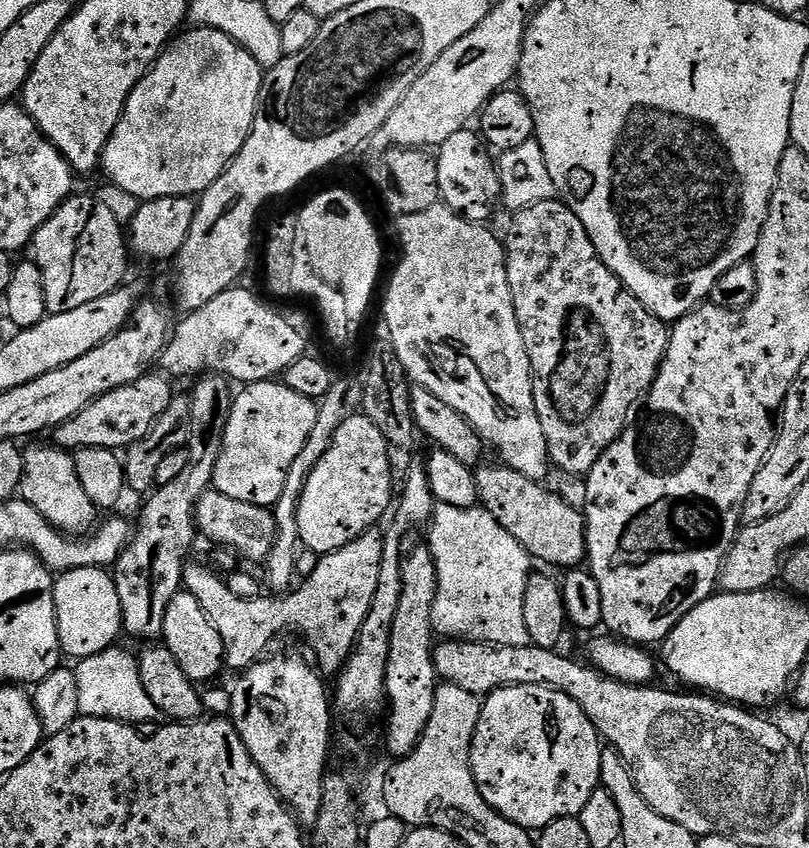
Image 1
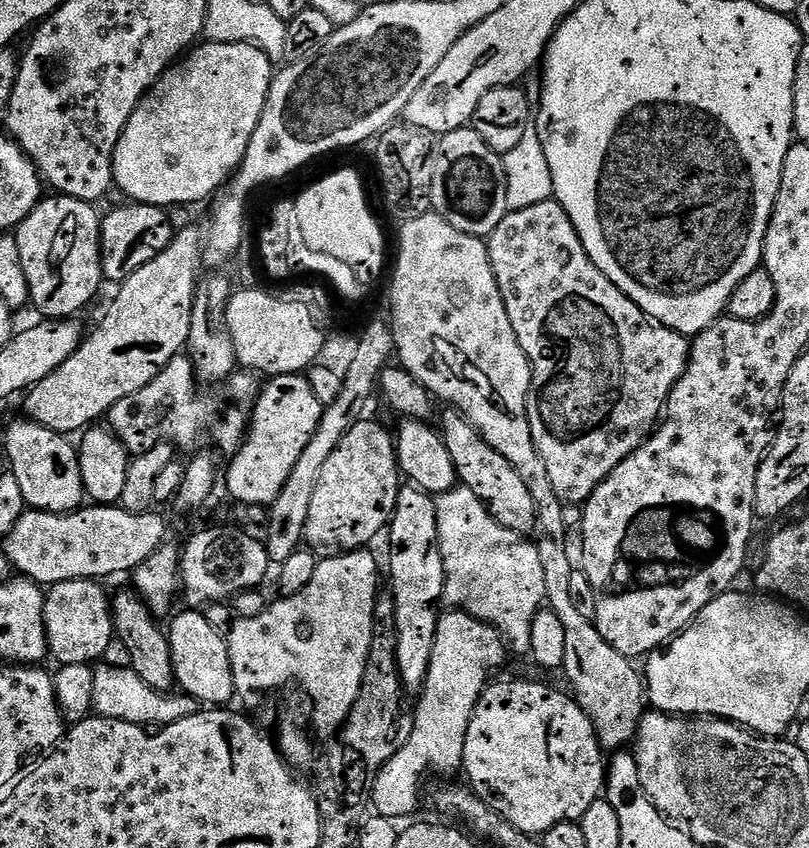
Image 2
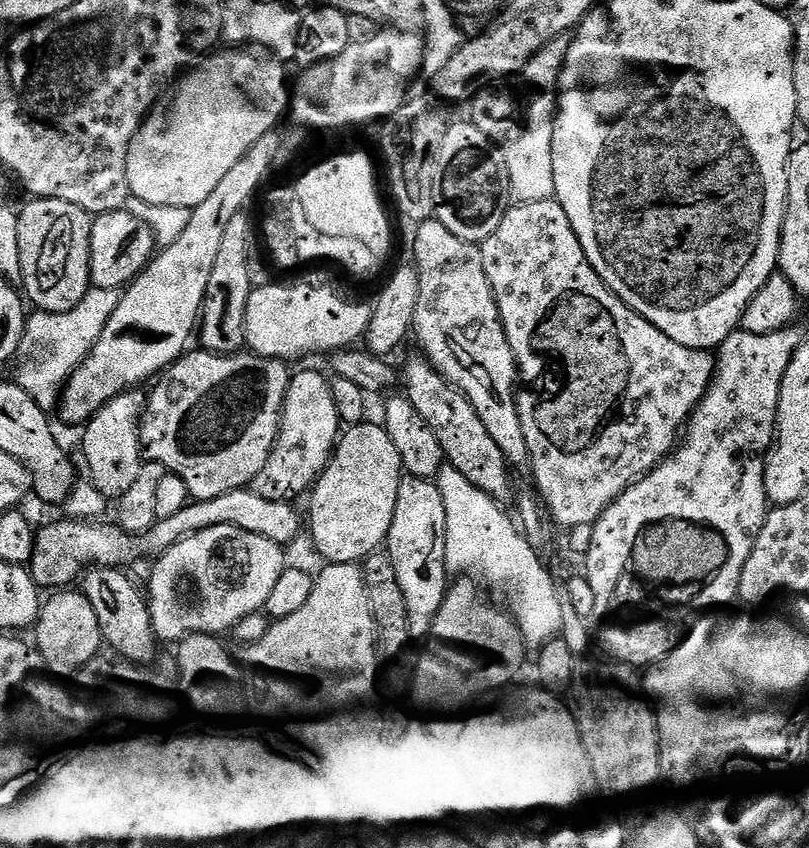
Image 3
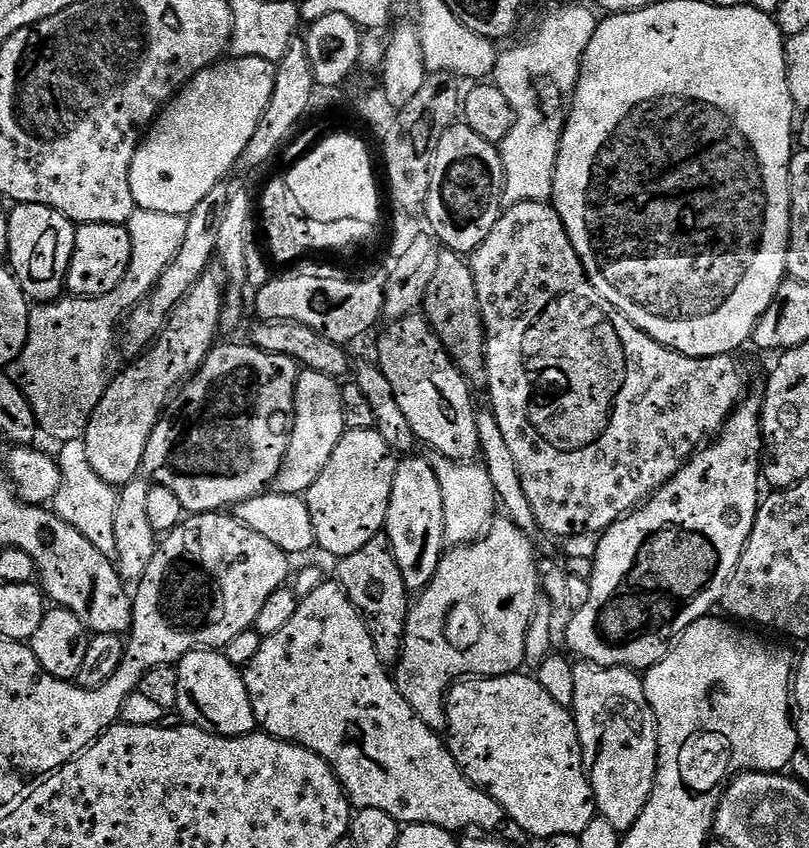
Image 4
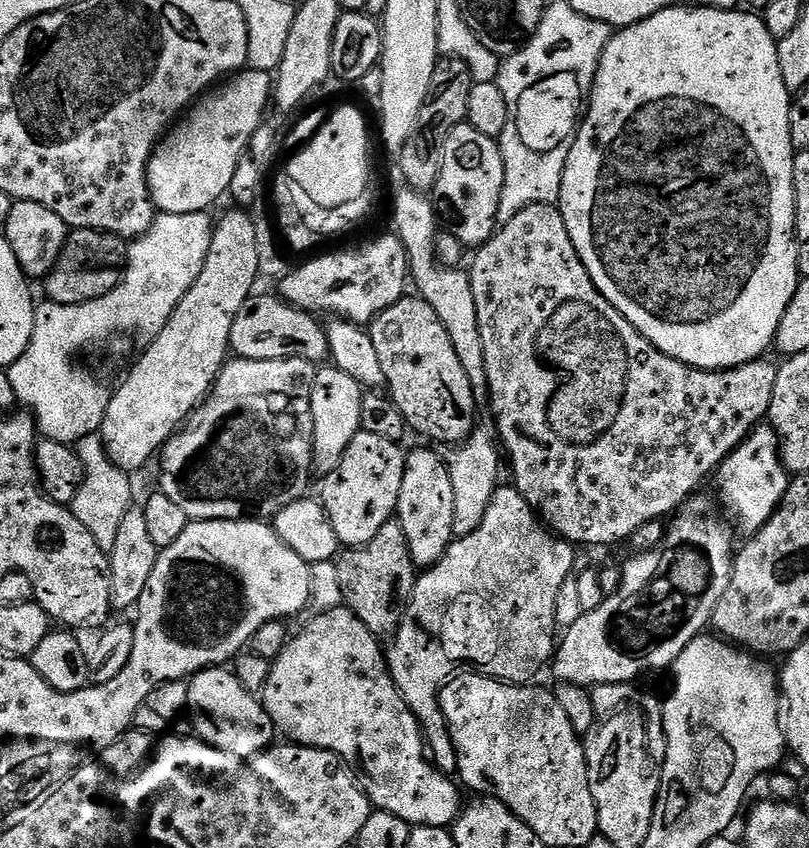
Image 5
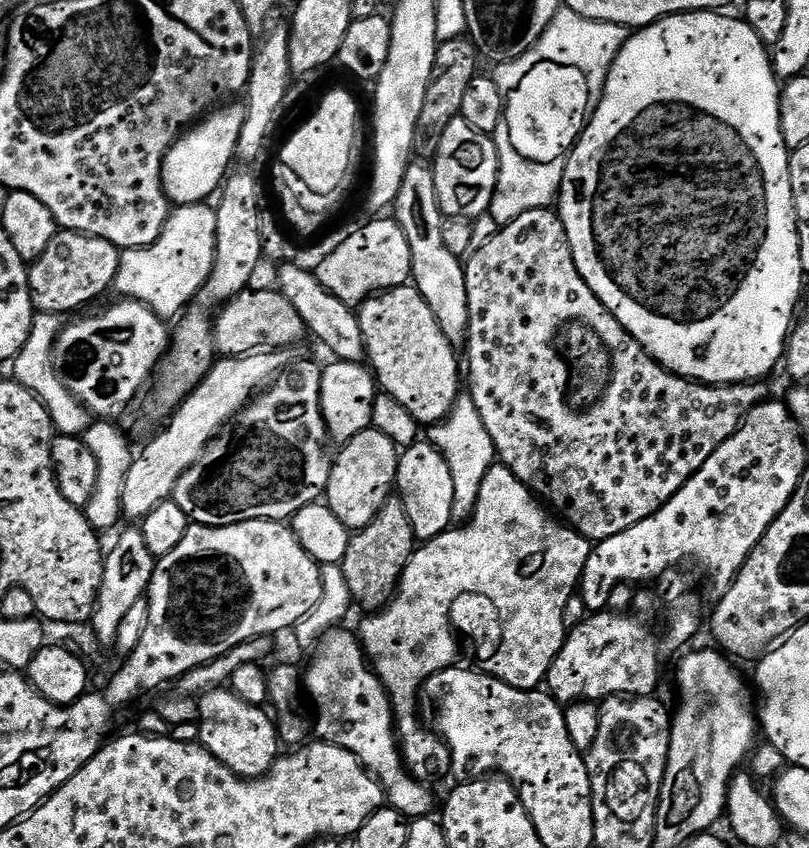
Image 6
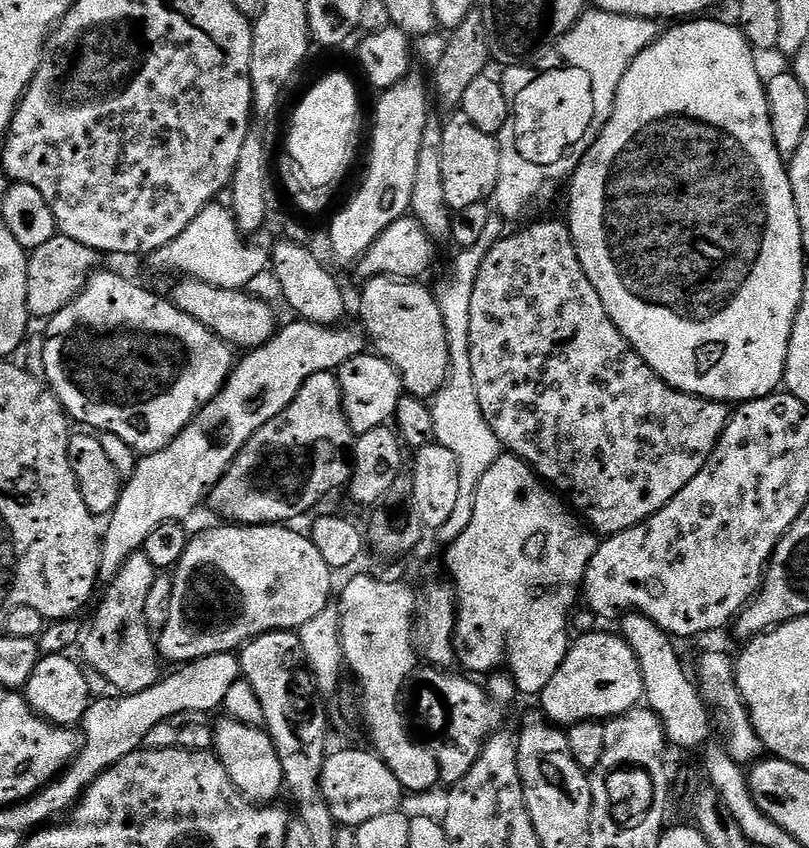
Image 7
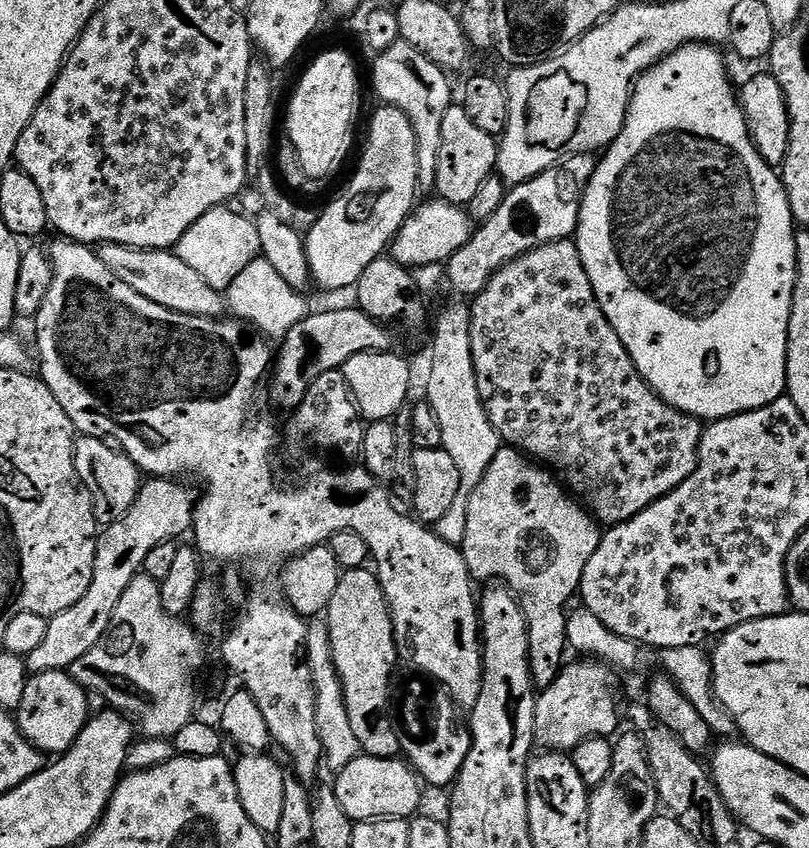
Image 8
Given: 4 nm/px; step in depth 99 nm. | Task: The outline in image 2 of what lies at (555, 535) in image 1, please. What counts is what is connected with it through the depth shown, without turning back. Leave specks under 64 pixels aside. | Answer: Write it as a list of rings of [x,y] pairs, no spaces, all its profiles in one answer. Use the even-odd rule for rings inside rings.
[[[448,410],[444,416],[442,435],[446,450],[450,450],[450,458],[454,458],[459,483],[478,494],[478,498],[502,527],[521,534],[528,534],[531,528],[537,527],[536,503],[519,470],[509,460],[502,458],[494,446],[487,444],[474,425],[468,423],[459,412]]]

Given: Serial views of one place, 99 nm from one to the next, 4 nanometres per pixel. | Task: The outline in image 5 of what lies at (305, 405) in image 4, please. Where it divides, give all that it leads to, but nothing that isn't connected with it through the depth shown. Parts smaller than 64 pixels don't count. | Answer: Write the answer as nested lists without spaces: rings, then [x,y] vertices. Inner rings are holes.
[[[335,366],[316,368],[316,376],[312,379],[310,390],[310,410],[312,411],[312,466],[317,473],[333,472],[356,433],[361,431],[360,414],[363,397],[361,384],[354,382],[350,374],[342,374],[342,370],[338,370]]]

